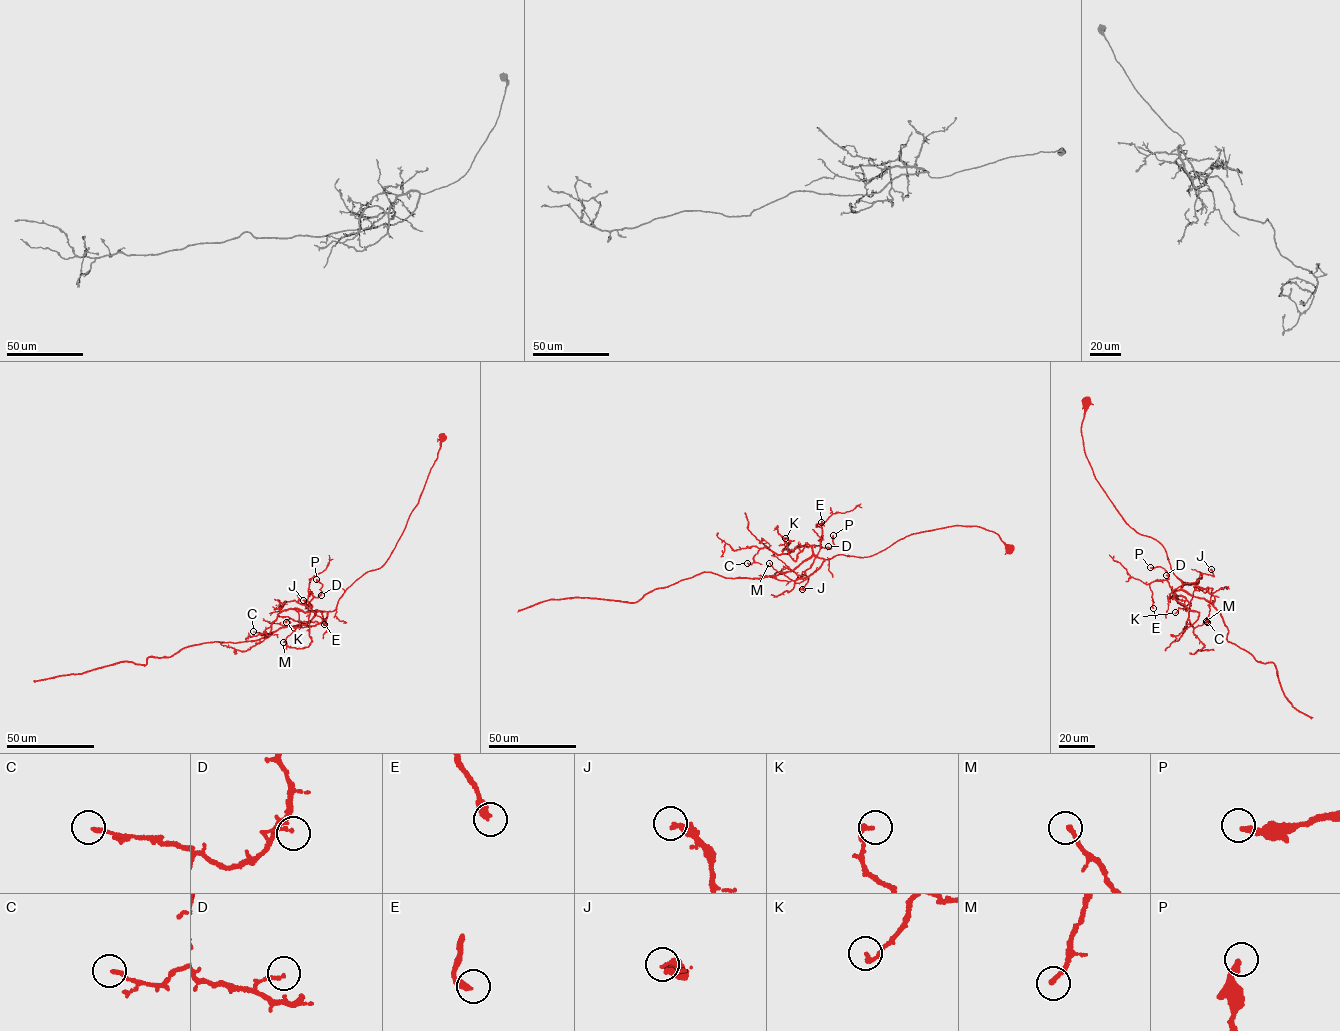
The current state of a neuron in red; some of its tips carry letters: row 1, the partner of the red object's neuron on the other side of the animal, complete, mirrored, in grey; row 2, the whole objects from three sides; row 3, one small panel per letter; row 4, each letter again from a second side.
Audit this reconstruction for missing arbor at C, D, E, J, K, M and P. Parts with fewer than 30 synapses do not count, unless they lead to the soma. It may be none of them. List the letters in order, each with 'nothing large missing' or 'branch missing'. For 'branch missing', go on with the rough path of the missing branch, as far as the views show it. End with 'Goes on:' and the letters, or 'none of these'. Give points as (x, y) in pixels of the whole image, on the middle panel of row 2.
C: nothing large missing
D: nothing large missing
E: nothing large missing
J: nothing large missing
K: nothing large missing
M: nothing large missing
P: nothing large missing
Goes on: none of these

